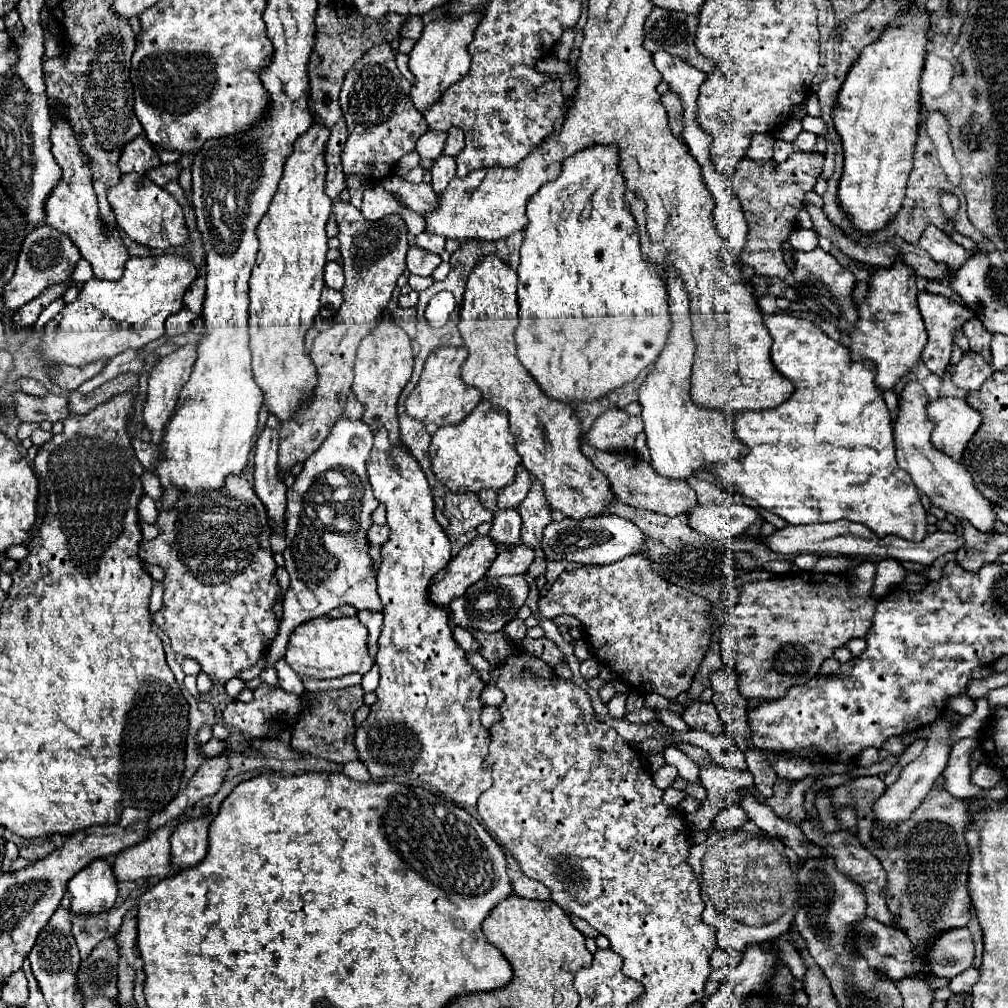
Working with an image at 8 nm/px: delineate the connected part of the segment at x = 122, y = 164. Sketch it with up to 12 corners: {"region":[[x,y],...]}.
{"region":[[145,134],[133,138],[119,158],[121,172],[145,174],[161,164]]}

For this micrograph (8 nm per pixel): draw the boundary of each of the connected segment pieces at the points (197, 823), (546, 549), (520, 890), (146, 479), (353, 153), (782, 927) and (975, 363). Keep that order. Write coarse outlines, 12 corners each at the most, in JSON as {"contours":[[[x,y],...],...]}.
{"contours":[[[209,818],[177,826],[171,836],[175,872],[207,854]],[[619,516],[551,522],[543,558],[613,564],[645,534]],[[527,876],[513,880],[513,890],[525,900],[549,900],[549,890]],[[153,470],[141,476],[143,490],[155,502],[161,502],[161,484]],[[389,44],[345,74],[345,176],[379,182],[429,130]],[[705,902],[701,920],[717,930],[717,944],[741,954],[751,942],[775,940],[791,928],[791,916],[749,926]],[[967,350],[953,370],[953,382],[979,390],[993,366]]]}

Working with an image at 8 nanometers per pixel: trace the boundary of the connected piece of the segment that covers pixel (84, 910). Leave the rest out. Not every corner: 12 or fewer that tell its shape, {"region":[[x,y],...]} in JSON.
{"region":[[107,860],[75,874],[71,912],[93,916],[113,908],[117,882]]}

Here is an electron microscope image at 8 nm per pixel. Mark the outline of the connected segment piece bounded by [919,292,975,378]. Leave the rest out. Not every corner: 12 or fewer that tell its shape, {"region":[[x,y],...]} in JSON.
{"region":[[919,292],[929,334],[921,360],[941,378],[955,330],[975,314],[945,296]]}

